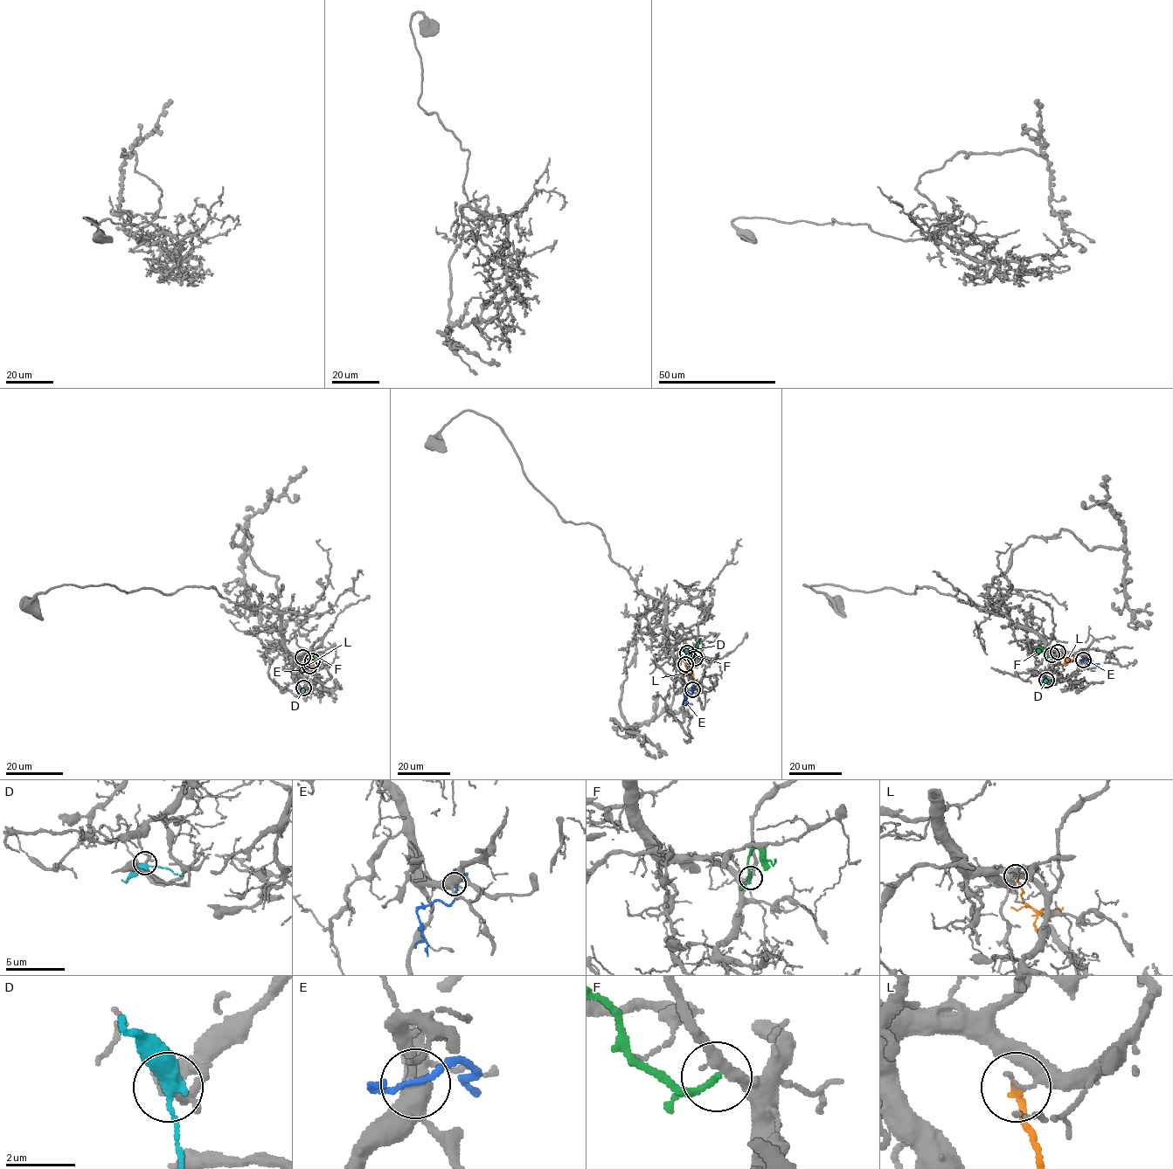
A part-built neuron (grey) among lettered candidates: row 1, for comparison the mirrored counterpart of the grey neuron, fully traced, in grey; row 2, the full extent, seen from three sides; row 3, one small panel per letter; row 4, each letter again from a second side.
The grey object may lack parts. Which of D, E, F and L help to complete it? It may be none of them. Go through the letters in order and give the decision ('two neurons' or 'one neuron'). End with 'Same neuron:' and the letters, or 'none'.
D: one neuron
E: two neurons
F: two neurons
L: two neurons
Same neuron: D

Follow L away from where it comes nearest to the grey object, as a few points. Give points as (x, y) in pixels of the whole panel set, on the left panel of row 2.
L: (301, 657), (304, 663), (313, 667)

